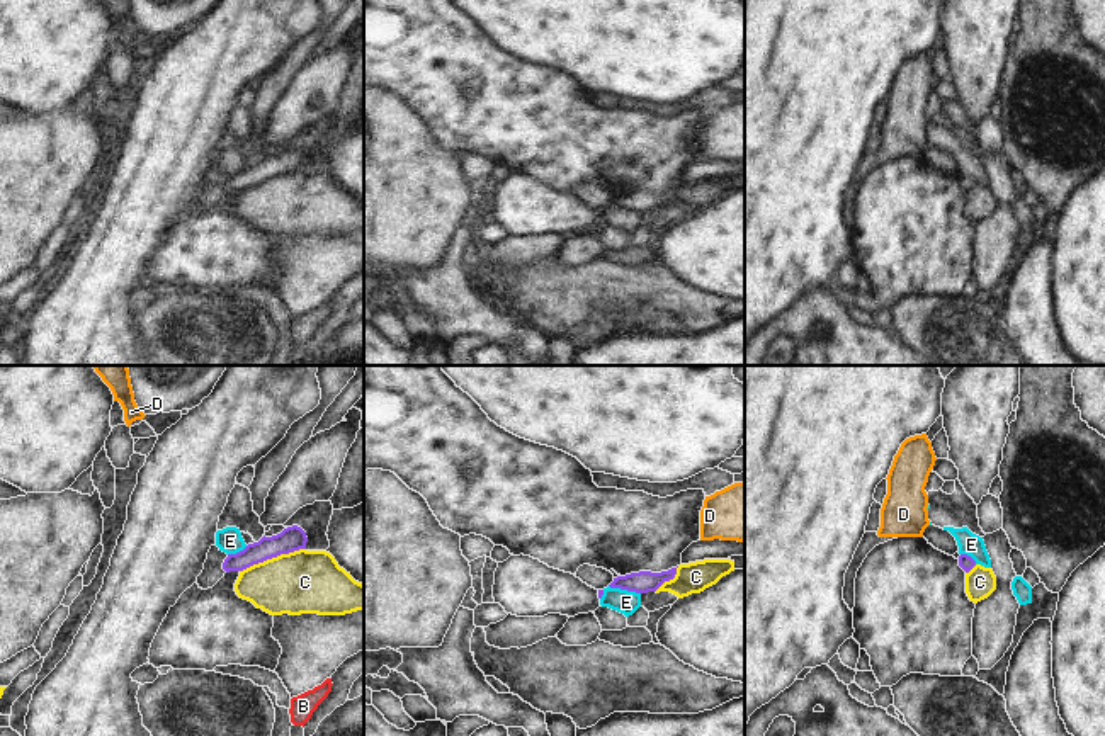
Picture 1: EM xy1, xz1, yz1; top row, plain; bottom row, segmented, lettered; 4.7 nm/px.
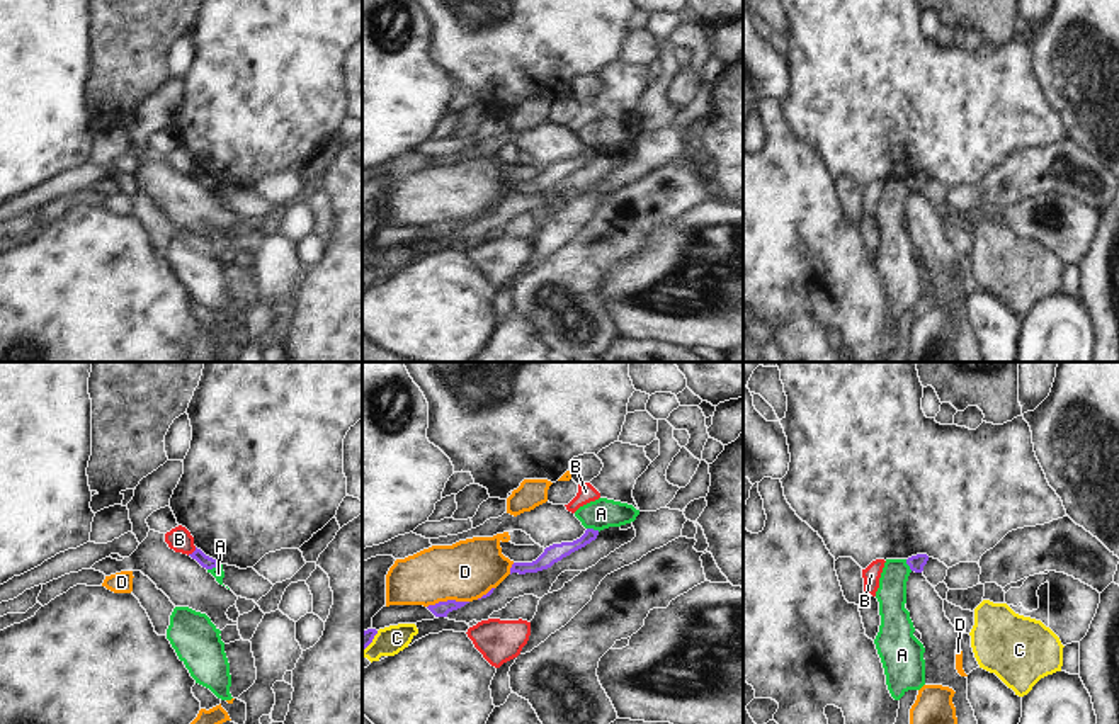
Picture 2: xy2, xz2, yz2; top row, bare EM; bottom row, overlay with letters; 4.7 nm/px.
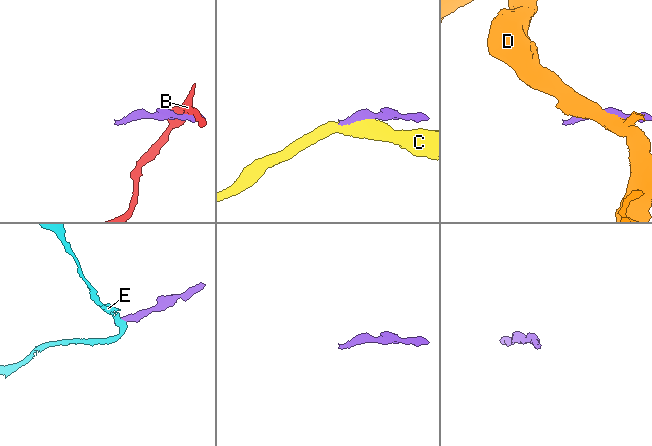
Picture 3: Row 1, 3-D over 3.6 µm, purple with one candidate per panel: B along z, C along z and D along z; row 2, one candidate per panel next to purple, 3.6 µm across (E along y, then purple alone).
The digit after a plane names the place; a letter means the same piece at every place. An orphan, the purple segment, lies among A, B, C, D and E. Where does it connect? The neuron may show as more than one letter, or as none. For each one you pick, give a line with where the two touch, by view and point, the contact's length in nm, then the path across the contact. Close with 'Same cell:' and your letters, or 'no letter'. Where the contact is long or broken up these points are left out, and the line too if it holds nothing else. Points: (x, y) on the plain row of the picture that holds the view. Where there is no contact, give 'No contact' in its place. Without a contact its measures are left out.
Same cell: no letter

